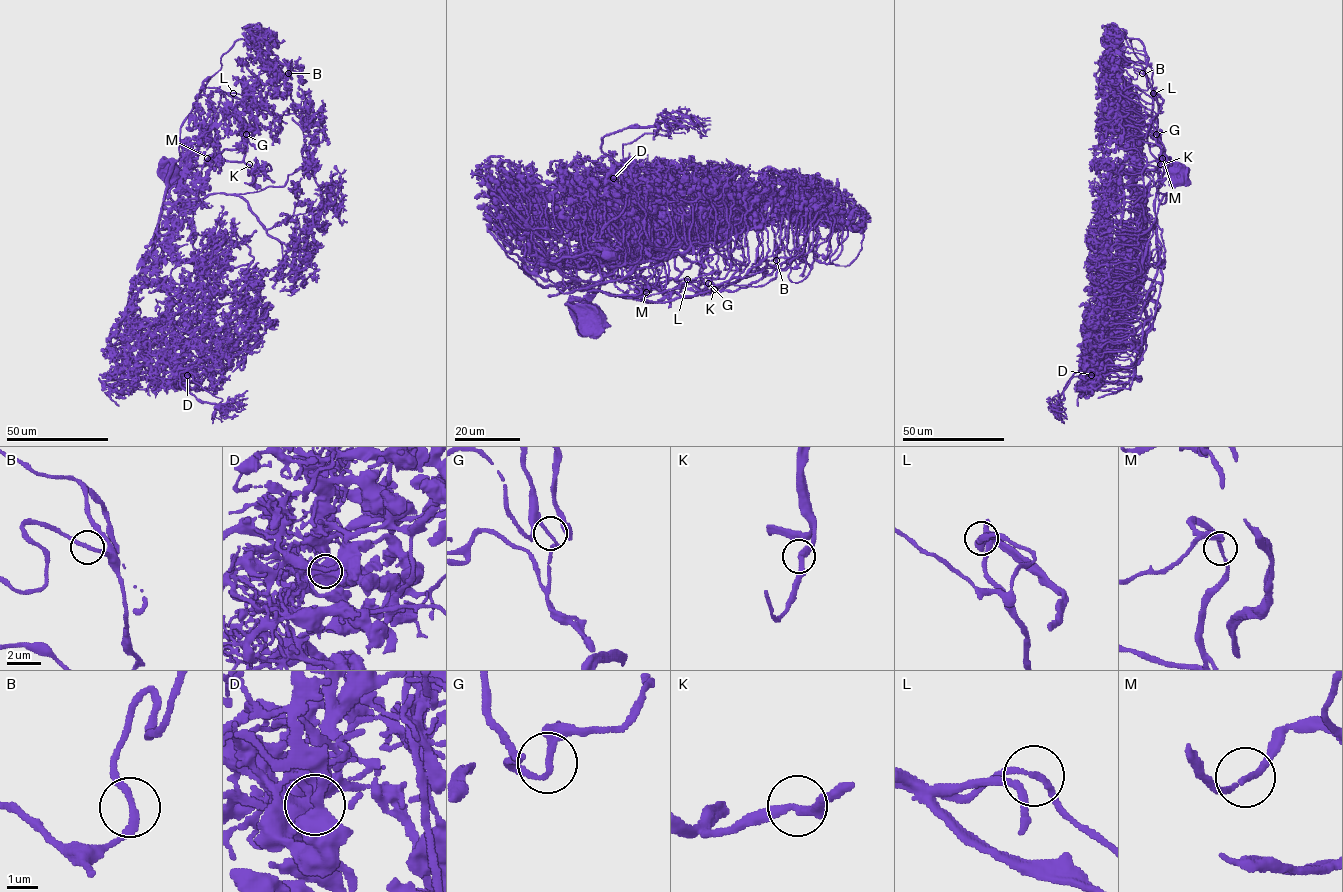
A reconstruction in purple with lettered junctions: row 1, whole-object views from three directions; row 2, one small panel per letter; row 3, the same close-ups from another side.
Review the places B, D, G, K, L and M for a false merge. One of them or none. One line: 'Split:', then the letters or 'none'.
Split: D

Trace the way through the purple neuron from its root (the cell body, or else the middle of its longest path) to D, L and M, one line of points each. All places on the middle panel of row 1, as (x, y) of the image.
D: (586, 314), (588, 286), (566, 287), (566, 250), (583, 231), (594, 182), (613, 179)
L: (586, 314), (586, 301), (594, 294), (603, 269), (606, 276), (641, 278), (646, 283), (687, 279)
M: (586, 314), (586, 292), (589, 287), (583, 287), (652, 302), (662, 301), (667, 296), (655, 287), (646, 292)

